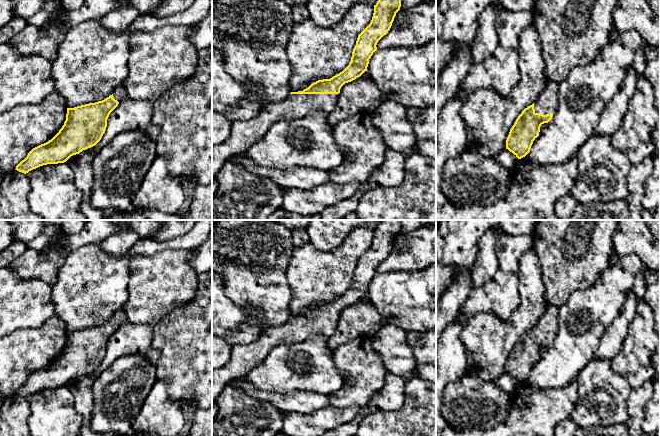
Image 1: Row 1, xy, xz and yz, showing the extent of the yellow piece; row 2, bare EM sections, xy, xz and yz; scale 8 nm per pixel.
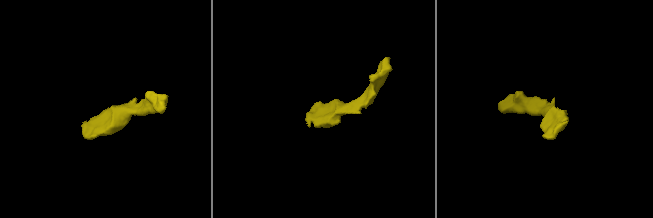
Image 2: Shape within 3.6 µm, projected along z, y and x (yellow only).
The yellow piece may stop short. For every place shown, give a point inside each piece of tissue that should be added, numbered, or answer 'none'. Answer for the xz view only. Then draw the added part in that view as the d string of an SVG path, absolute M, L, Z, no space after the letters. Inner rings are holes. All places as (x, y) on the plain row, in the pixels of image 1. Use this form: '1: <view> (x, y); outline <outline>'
1: xz (244, 357); outline M290 318L286 323L265 329L251 343L231 347L230 360L221 368L212 370L212 404L222 389L233 379L240 379L267 357L276 345L303 341L314 335L329 337L339 318Z

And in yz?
1: yz (547, 326); outline M547 304L544 313L534 326L535 337L543 339L554 337L558 331L558 307Z

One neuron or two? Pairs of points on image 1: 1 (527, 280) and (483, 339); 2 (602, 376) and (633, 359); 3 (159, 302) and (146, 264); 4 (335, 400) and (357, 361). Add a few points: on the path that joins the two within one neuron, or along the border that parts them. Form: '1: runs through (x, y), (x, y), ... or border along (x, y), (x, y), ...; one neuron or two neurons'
1: runs through (525, 300), (525, 317), (515, 329), (503, 334); one neuron
2: border along (611, 360), (613, 370), (620, 374), (631, 386); two neurons
3: runs through (156, 293), (156, 282), (147, 273); one neuron
4: runs through (346, 394), (357, 383), (357, 372); one neuron

